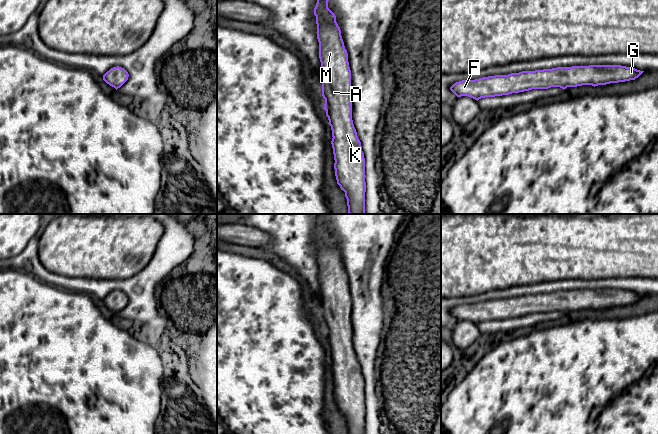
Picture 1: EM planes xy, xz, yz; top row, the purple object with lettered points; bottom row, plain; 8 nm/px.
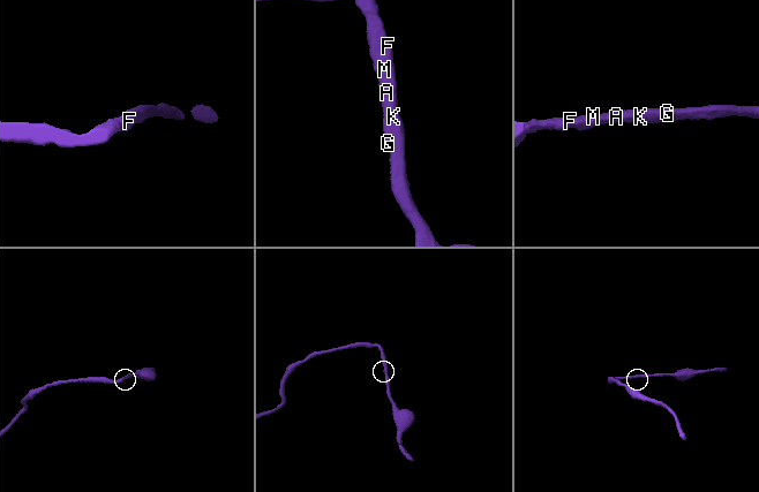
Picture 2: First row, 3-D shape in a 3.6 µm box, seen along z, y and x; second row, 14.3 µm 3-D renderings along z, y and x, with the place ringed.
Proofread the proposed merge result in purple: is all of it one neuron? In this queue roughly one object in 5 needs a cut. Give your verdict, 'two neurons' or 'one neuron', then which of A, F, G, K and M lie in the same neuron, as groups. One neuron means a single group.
one neuron | A F G K M

